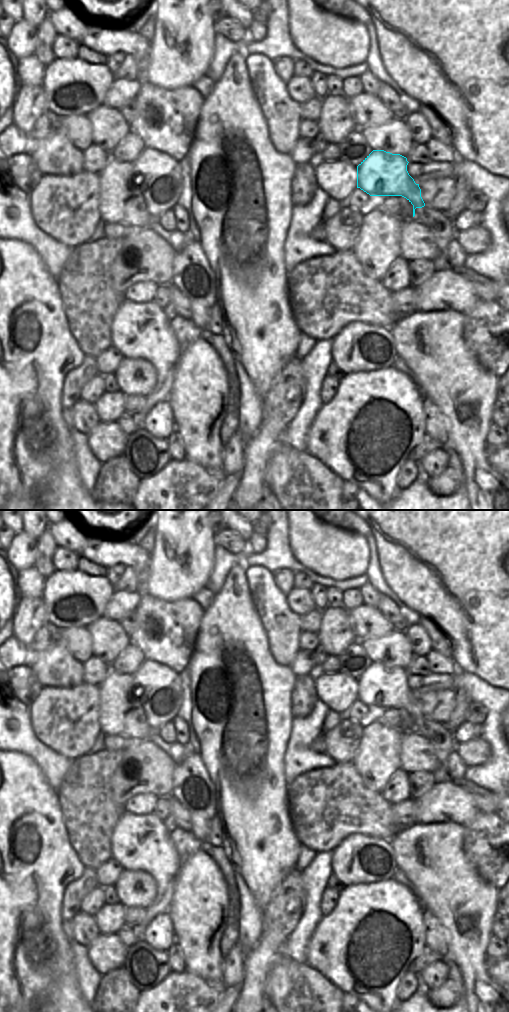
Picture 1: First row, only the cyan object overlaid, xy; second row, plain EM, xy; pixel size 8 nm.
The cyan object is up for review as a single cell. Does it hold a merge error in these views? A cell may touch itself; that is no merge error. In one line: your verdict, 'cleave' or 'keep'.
keep

